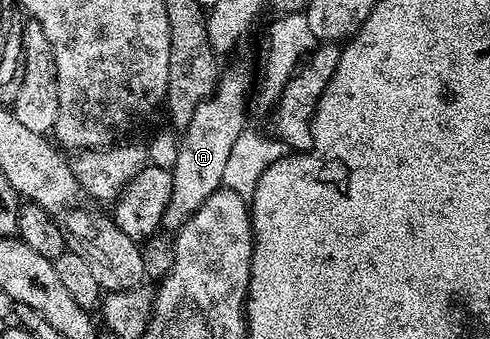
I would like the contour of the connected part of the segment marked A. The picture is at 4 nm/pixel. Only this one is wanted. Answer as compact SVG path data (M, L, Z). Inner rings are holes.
M244 69L226 70L219 76L212 97L196 107L188 126L179 138L173 175L172 195L163 213L161 228L176 233L215 190L223 186L225 164L231 155L232 146L246 128L246 103L252 93L254 81Z

